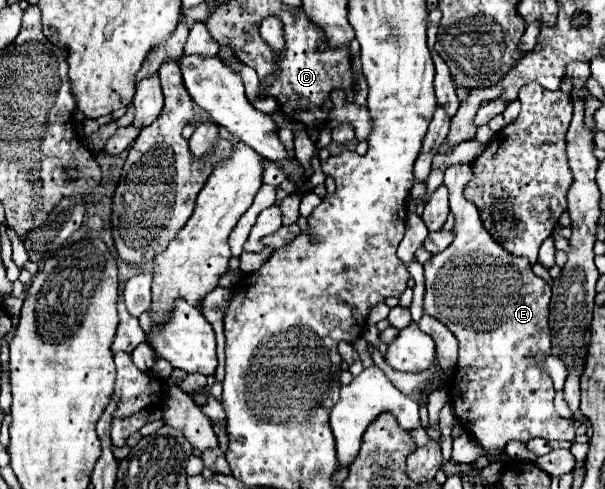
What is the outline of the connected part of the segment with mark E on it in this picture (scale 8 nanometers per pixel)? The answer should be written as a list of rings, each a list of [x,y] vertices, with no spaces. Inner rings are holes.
[[[454,164],[444,172],[444,184],[448,188],[450,212],[454,214],[454,242],[440,254],[432,256],[424,264],[426,298],[424,312],[436,316],[458,338],[458,370],[452,376],[448,394],[456,410],[458,422],[468,430],[476,442],[486,450],[490,462],[500,462],[504,446],[510,440],[528,442],[534,436],[546,440],[574,440],[574,424],[564,420],[554,410],[554,388],[548,374],[542,372],[542,362],[550,354],[550,328],[548,328],[548,304],[550,286],[538,278],[528,260],[504,252],[500,244],[484,232],[480,224],[478,208],[464,198],[464,186],[472,178],[470,164]]]

